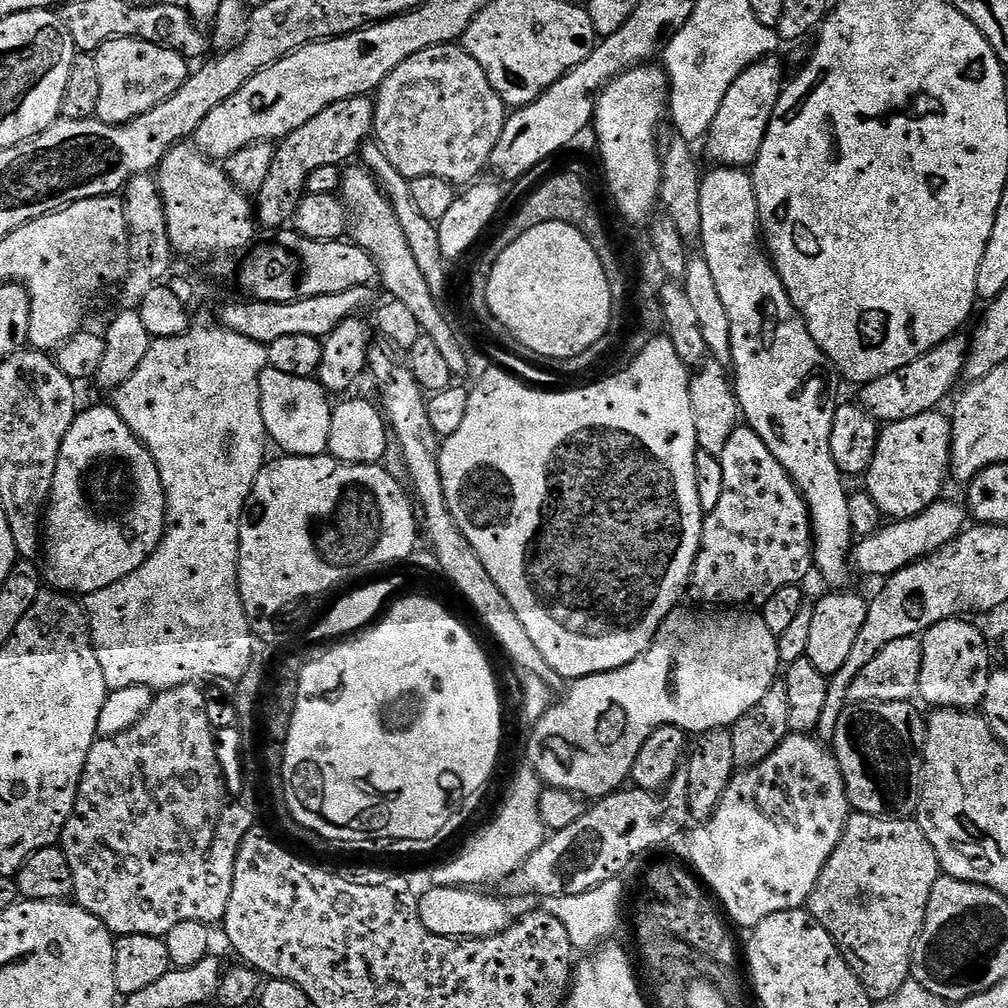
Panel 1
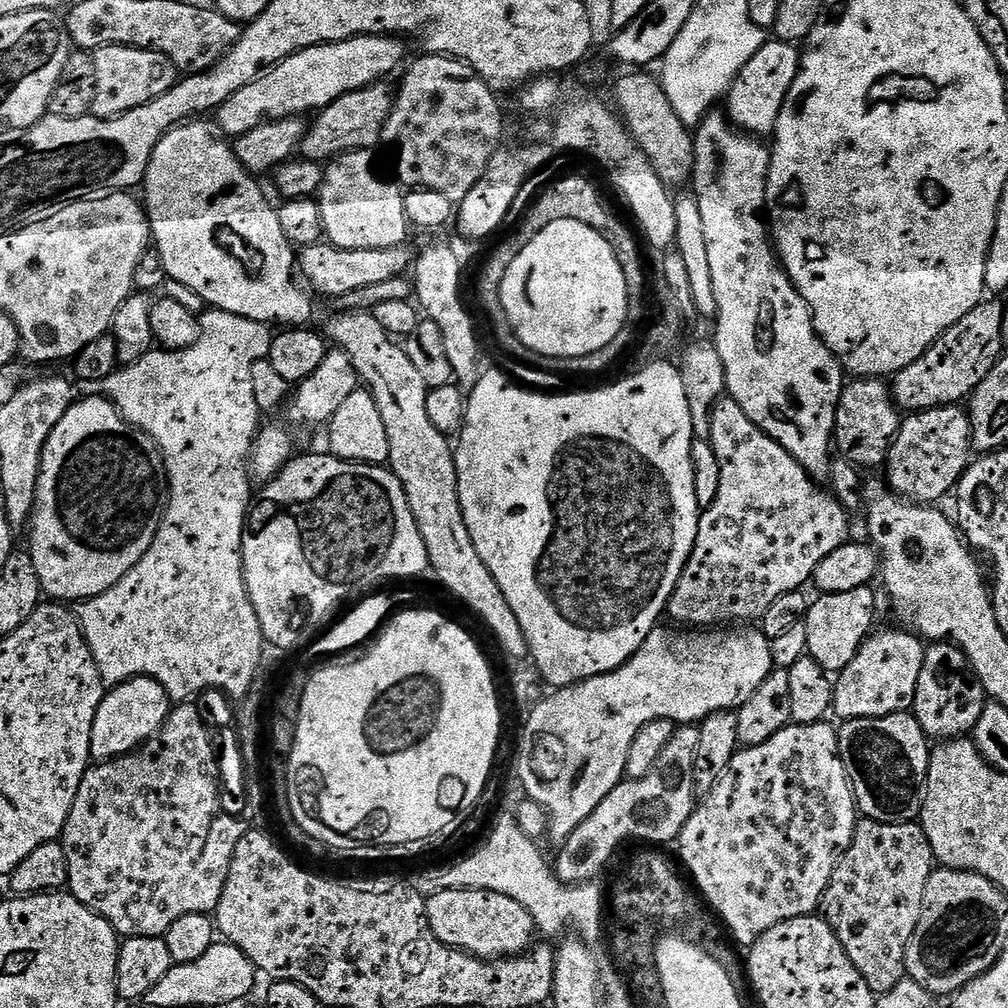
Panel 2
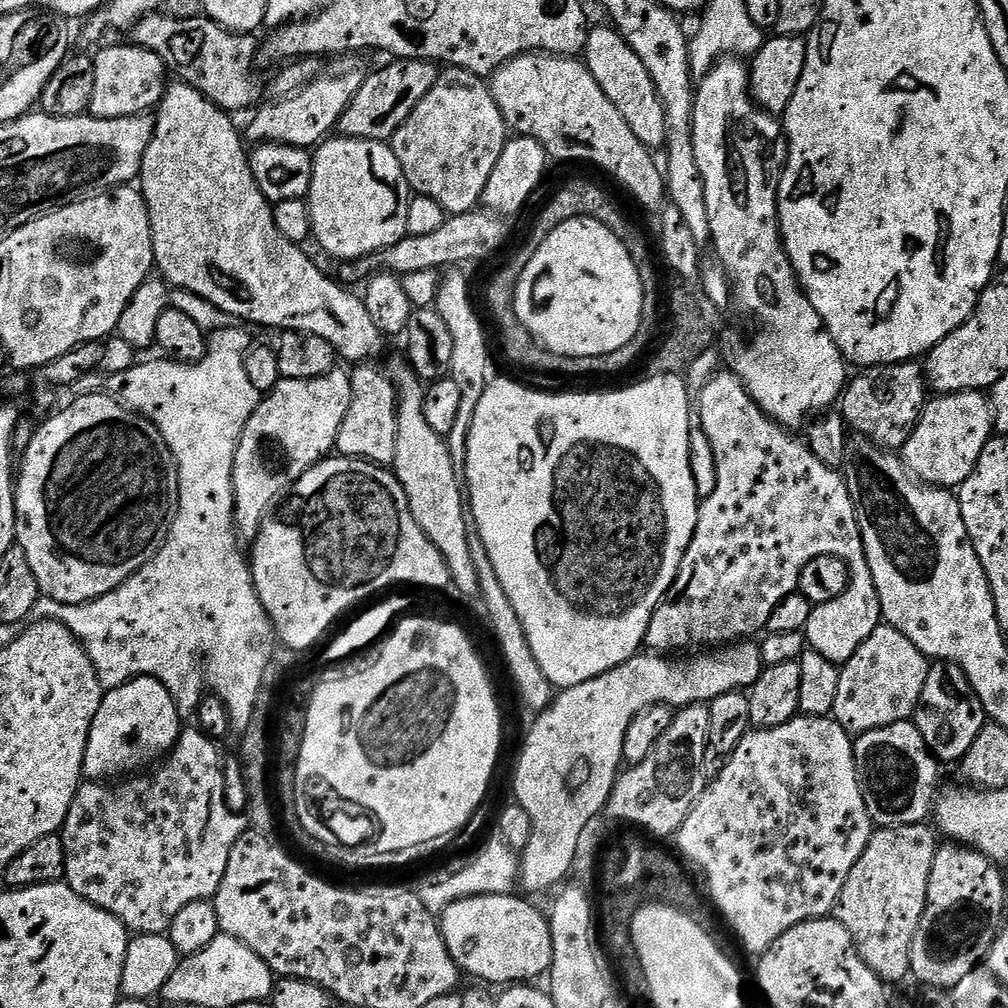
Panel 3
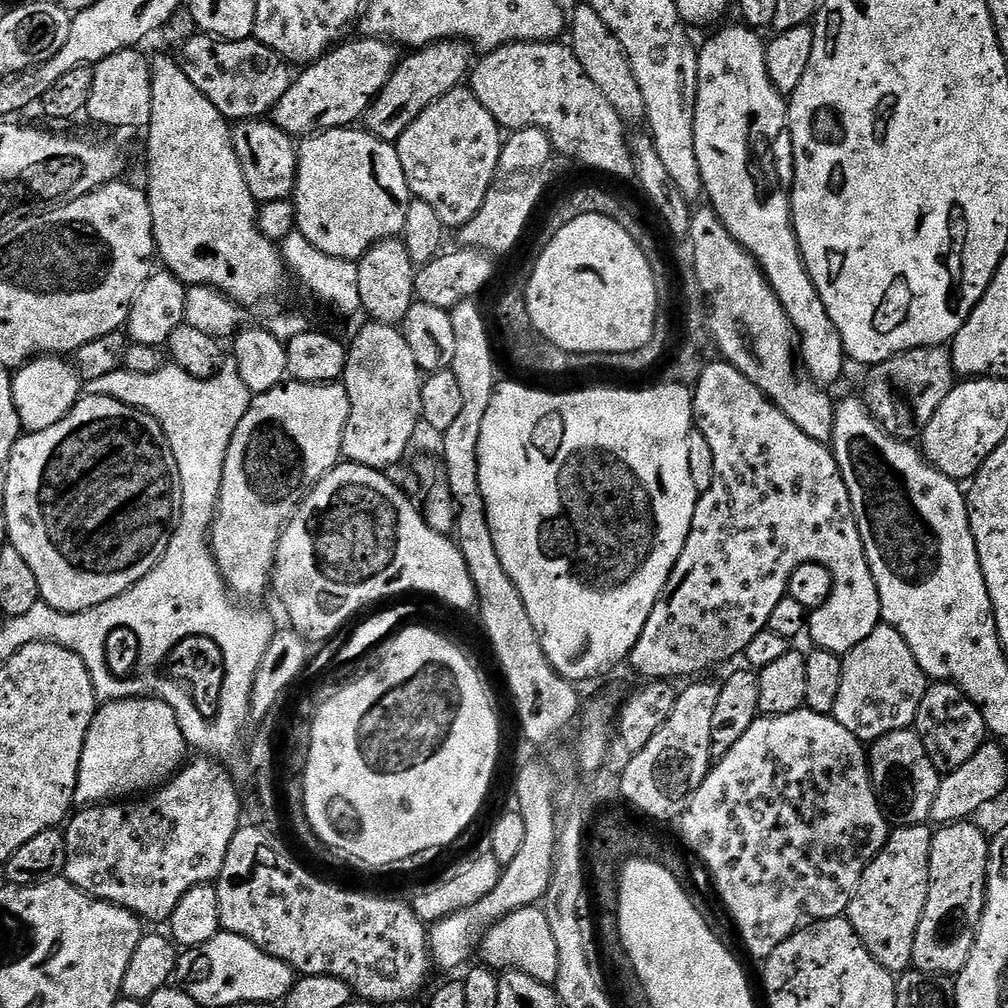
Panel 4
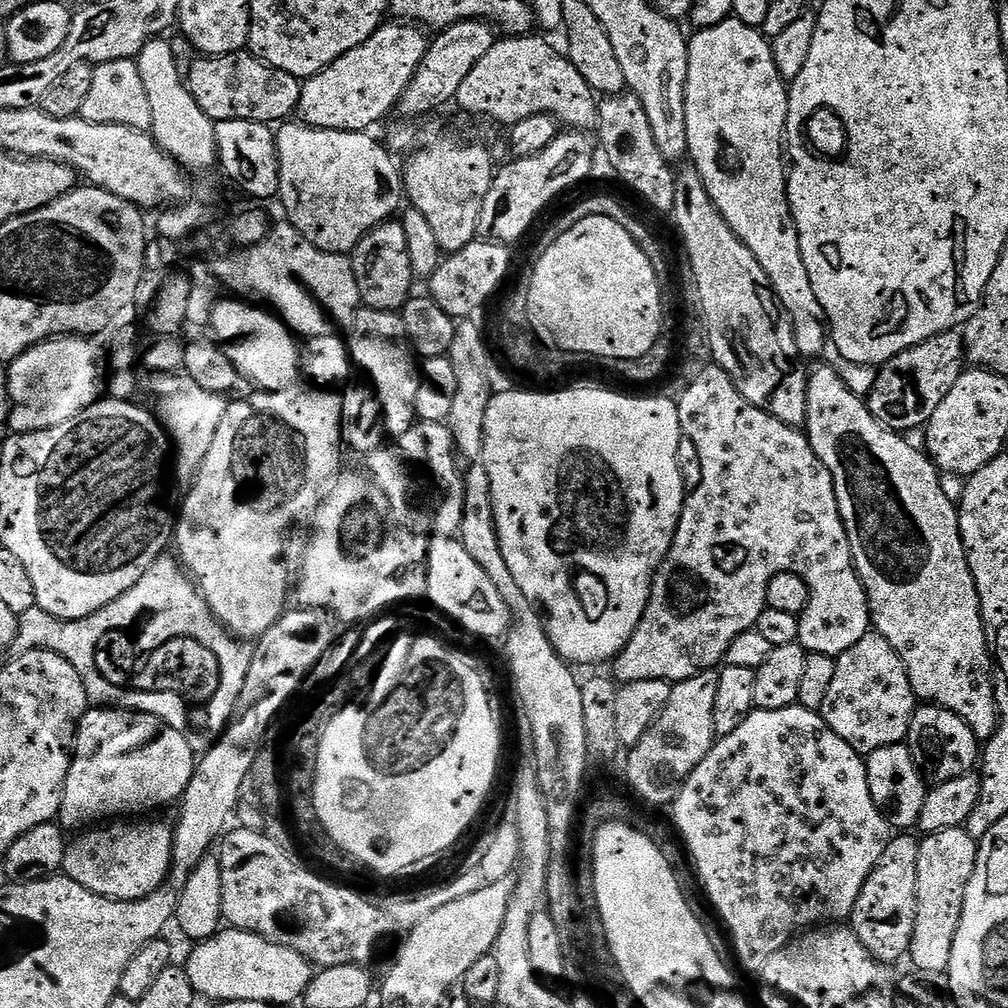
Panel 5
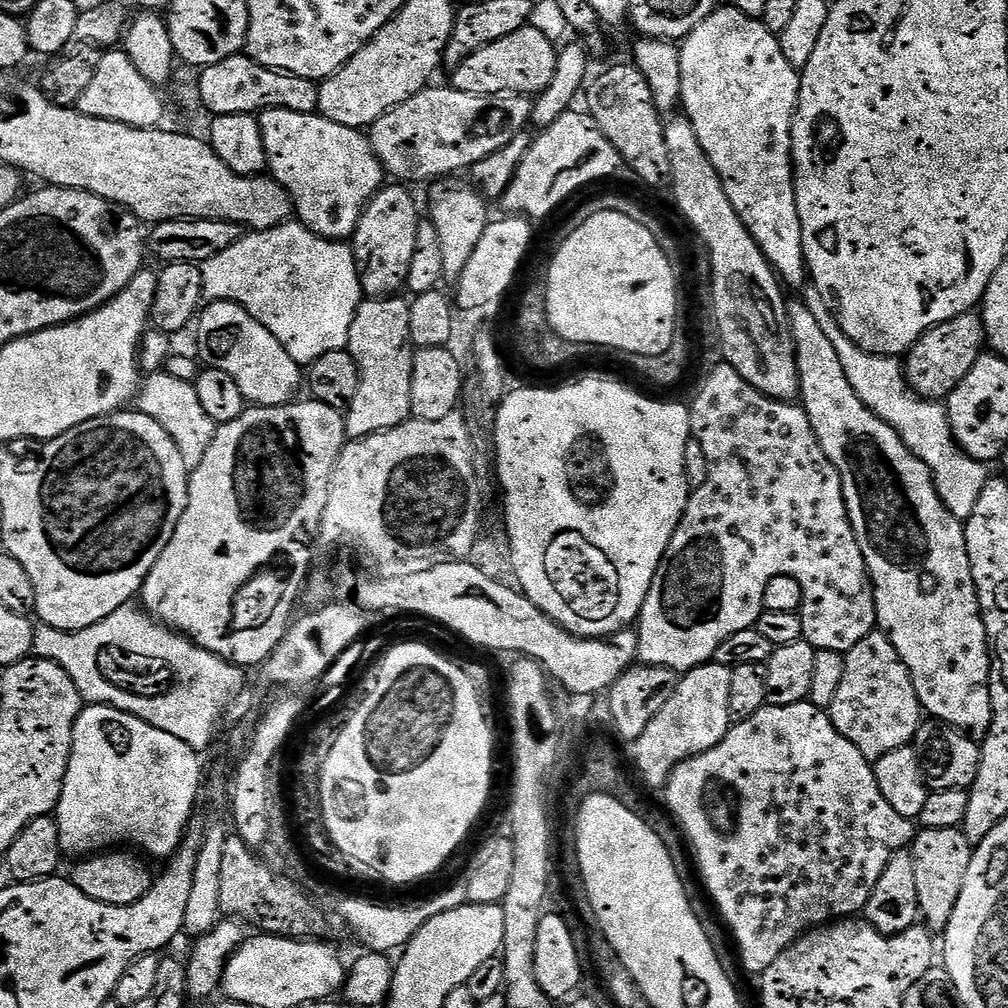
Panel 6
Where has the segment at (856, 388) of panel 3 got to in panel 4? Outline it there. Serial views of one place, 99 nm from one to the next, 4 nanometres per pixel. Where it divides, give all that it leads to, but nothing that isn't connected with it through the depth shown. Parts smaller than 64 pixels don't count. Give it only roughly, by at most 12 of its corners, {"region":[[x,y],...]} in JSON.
{"region":[[944,346],[871,365],[862,399],[889,437],[915,441],[954,387]]}

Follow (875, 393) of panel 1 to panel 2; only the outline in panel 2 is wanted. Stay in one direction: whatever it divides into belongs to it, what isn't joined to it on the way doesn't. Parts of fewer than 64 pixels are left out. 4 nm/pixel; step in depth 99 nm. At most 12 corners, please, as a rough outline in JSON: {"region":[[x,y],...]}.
{"region":[[981,300],[896,373],[908,414],[971,397],[1005,351],[1004,308]]}

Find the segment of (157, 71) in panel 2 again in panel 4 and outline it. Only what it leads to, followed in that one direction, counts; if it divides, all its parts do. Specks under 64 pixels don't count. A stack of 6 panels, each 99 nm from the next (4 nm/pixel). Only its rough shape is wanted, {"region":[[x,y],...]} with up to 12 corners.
{"region":[[149,57],[102,58],[86,116],[104,128],[147,129]]}

